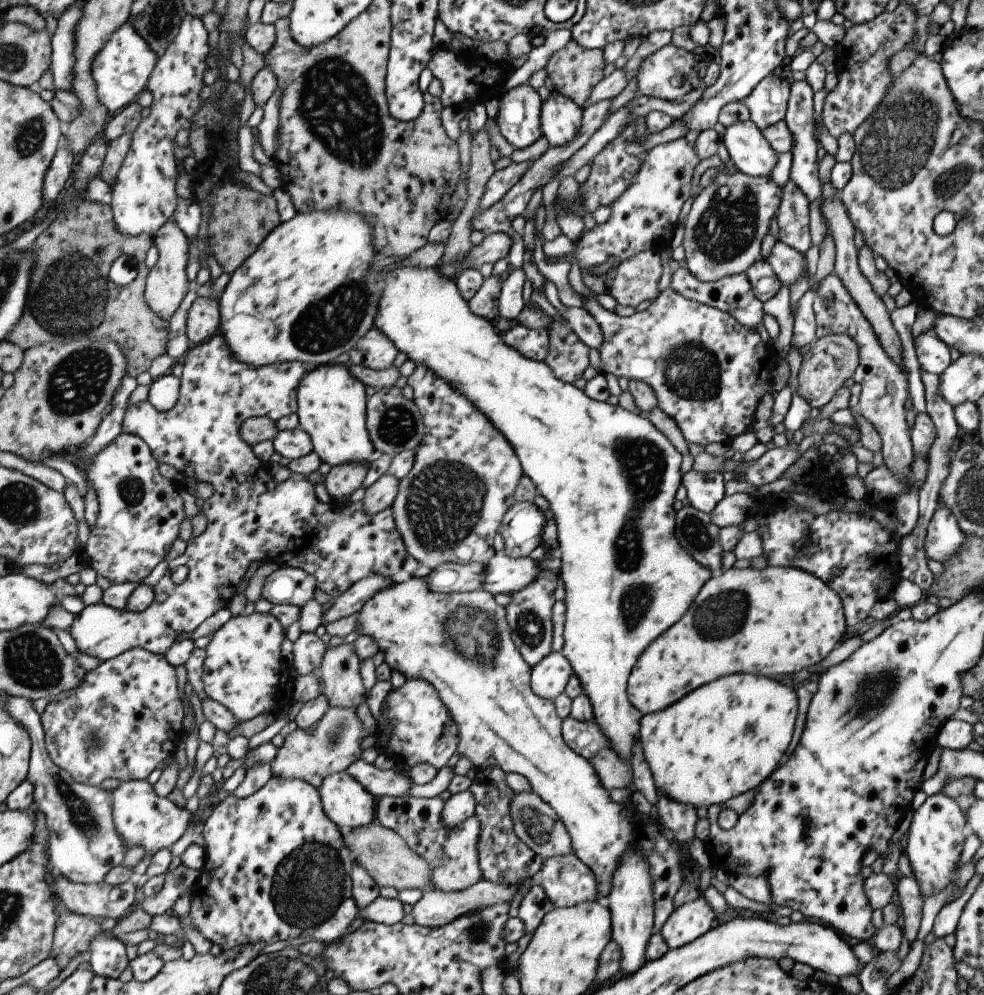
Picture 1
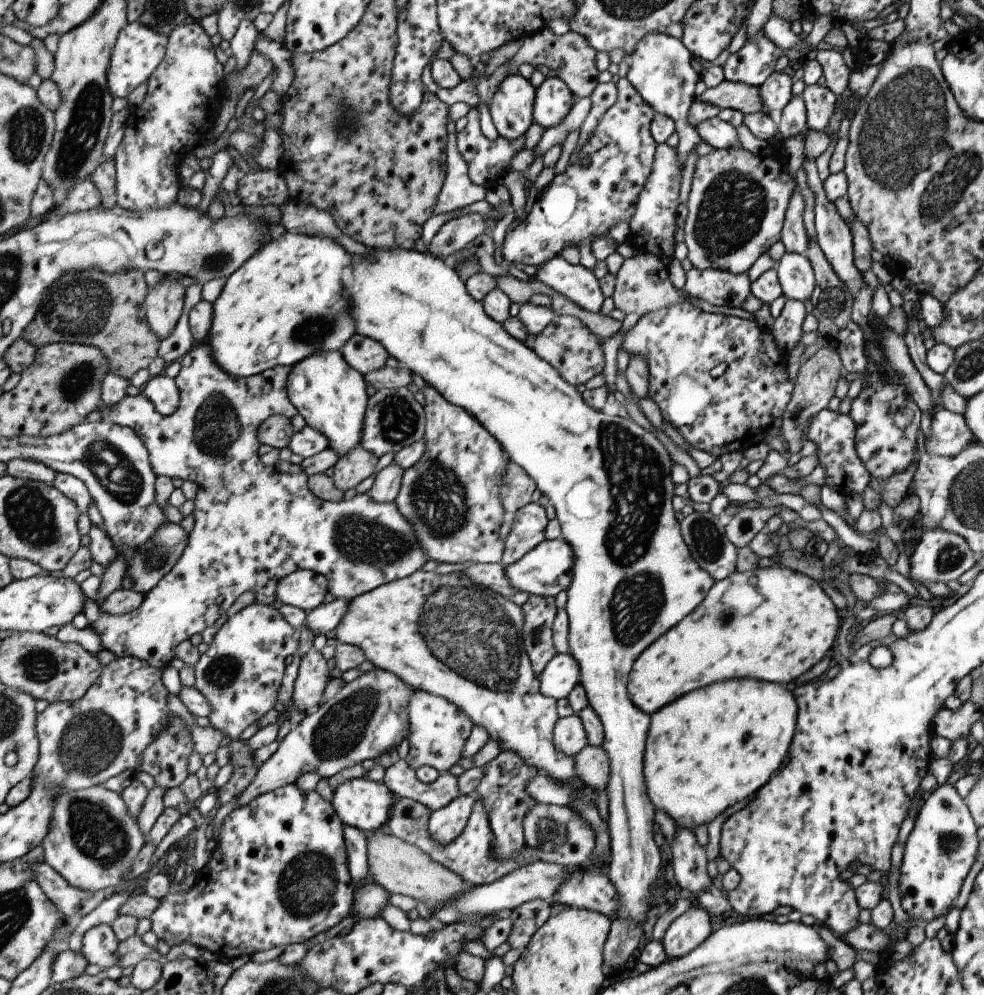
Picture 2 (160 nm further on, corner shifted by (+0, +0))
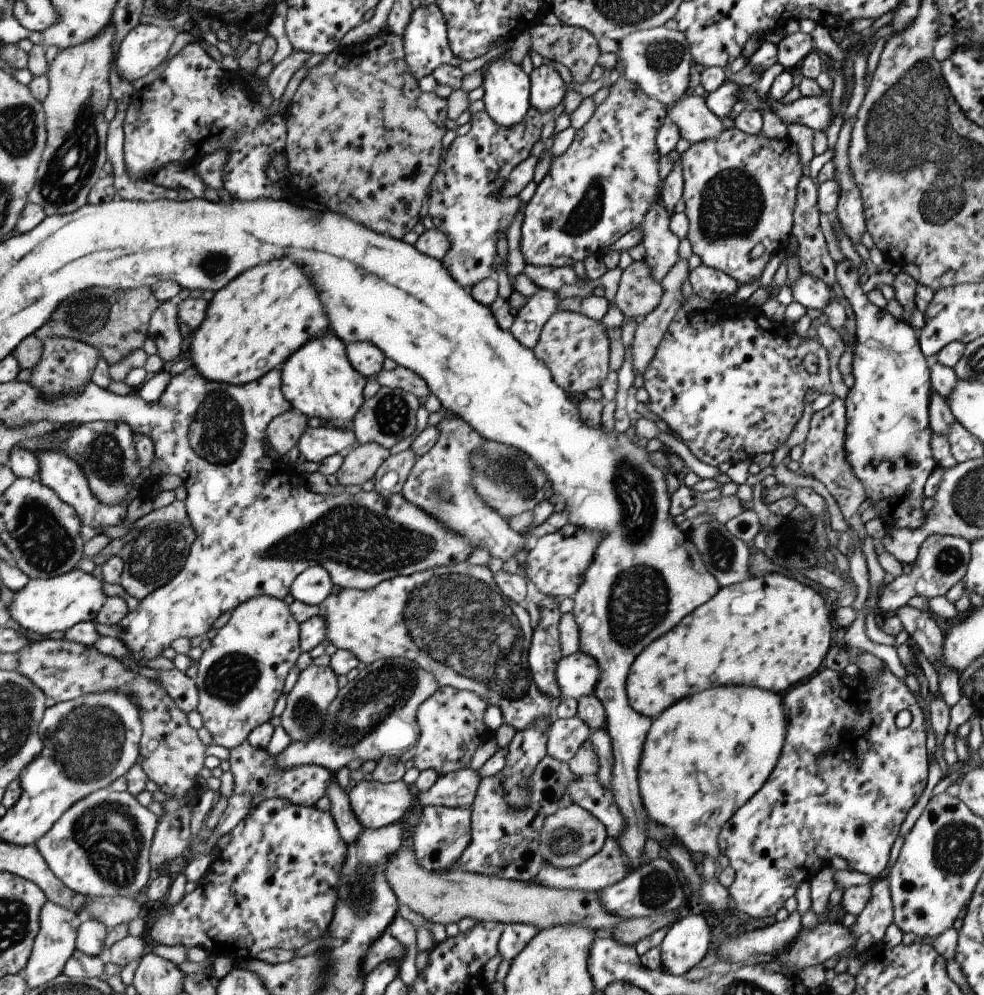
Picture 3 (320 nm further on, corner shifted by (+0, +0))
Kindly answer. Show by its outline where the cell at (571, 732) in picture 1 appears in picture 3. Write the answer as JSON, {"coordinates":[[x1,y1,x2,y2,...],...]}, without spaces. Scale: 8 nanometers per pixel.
{"coordinates":[[553,718,546,734,546,754,556,761,567,762,579,746,590,738,589,727,579,720]]}

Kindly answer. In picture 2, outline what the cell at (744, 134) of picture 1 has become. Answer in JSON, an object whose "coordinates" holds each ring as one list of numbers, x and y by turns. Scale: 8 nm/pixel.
{"coordinates":[[716,116,698,122,694,129,700,140,713,149,741,147,736,139,735,128]]}

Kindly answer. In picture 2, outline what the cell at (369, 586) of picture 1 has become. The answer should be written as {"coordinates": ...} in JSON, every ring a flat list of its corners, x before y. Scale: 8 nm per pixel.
{"coordinates":[[342,599,321,603,305,612,304,625,314,637,318,634,327,634,339,624,347,605,348,600]]}

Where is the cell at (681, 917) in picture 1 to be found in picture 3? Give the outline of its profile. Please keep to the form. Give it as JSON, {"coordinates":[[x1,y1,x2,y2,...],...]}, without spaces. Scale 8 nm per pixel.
{"coordinates":[[701,914,675,921,658,946,661,971,682,976,693,968,709,950,709,932]]}

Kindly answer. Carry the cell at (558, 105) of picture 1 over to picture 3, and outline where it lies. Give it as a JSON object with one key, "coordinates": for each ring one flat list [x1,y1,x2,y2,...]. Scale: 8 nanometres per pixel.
{"coordinates":[[543,64,528,74,529,104,545,117,561,102,565,94,565,83,551,64]]}

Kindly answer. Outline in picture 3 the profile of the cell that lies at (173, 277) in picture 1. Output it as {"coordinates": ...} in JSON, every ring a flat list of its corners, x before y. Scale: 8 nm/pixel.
{"coordinates":[[163,301,148,320,148,338,155,343,156,354,165,368,185,351,187,340,183,340,177,331,177,318,177,305]]}

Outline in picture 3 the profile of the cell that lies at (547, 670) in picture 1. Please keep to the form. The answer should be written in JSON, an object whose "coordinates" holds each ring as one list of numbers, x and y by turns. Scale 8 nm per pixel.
{"coordinates":[[579,650,568,657,560,657,556,666,556,683,563,699,569,697,577,701,582,696,593,694,599,675,595,659]]}

